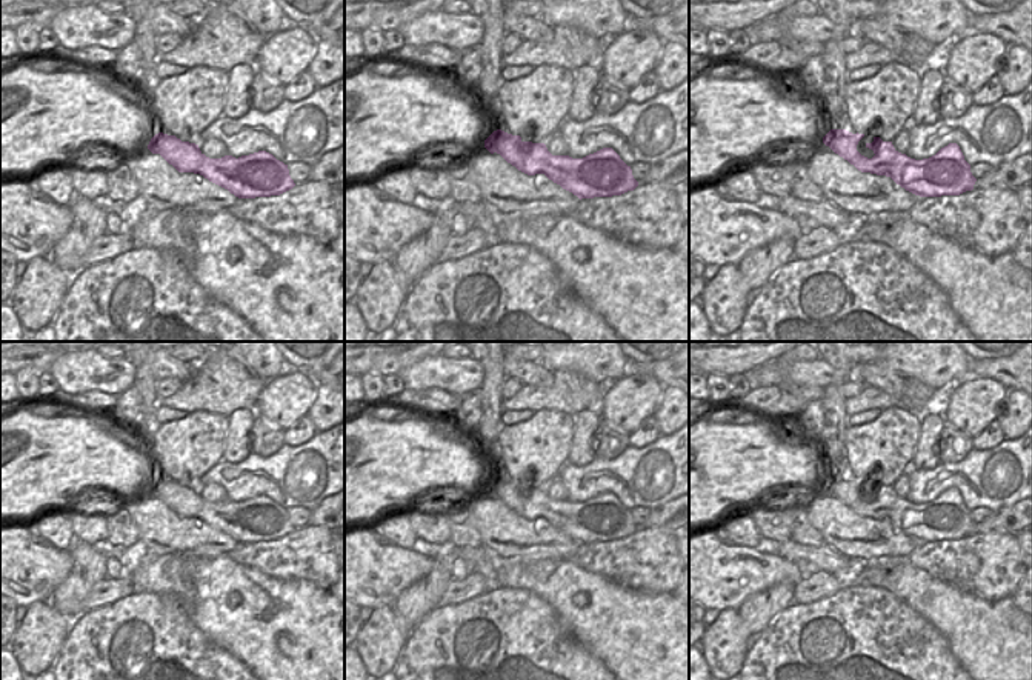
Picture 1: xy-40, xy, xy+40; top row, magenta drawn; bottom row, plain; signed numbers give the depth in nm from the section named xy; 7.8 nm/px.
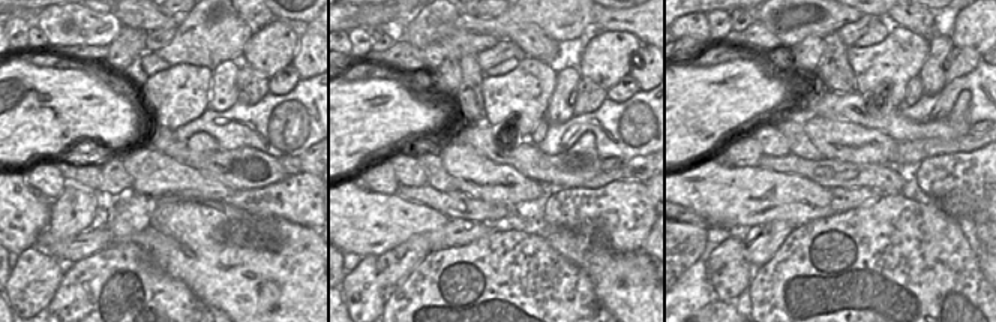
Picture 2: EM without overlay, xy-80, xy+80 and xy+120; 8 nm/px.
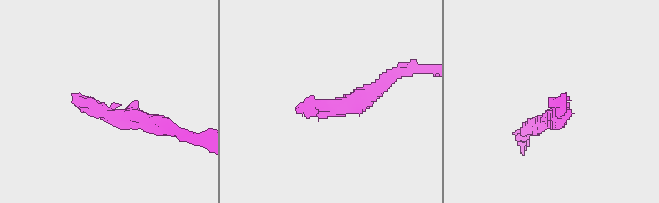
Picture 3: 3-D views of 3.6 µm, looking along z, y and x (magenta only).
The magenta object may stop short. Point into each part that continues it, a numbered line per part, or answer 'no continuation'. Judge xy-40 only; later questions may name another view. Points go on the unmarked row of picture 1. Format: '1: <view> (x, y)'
1: xy-40 (176, 456)

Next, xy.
1: xy (520, 460)

